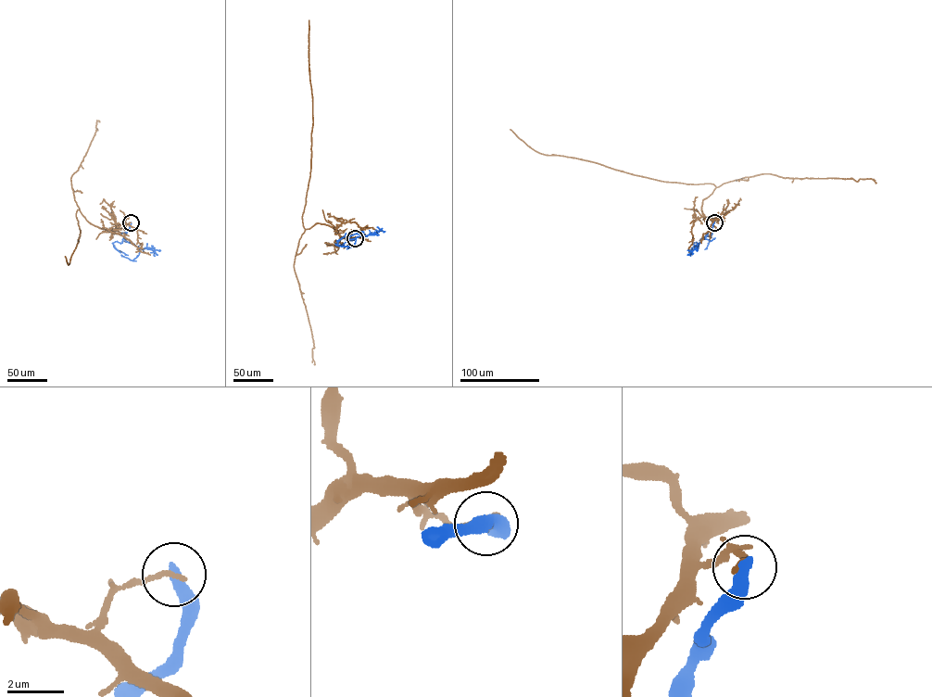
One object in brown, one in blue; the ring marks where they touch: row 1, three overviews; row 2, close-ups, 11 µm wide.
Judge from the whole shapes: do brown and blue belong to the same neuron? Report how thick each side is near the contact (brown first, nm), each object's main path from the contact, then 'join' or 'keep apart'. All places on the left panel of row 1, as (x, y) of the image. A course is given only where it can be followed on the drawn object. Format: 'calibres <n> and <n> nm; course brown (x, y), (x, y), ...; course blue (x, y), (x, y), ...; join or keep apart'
calibres 190 and 460 nm; course brown (131, 222), (111, 230), (101, 229), (77, 209), (79, 242), (69, 265), (65, 256); course blue (131, 222), (124, 239), (138, 247), (139, 252), (132, 260), (122, 256); keep apart

